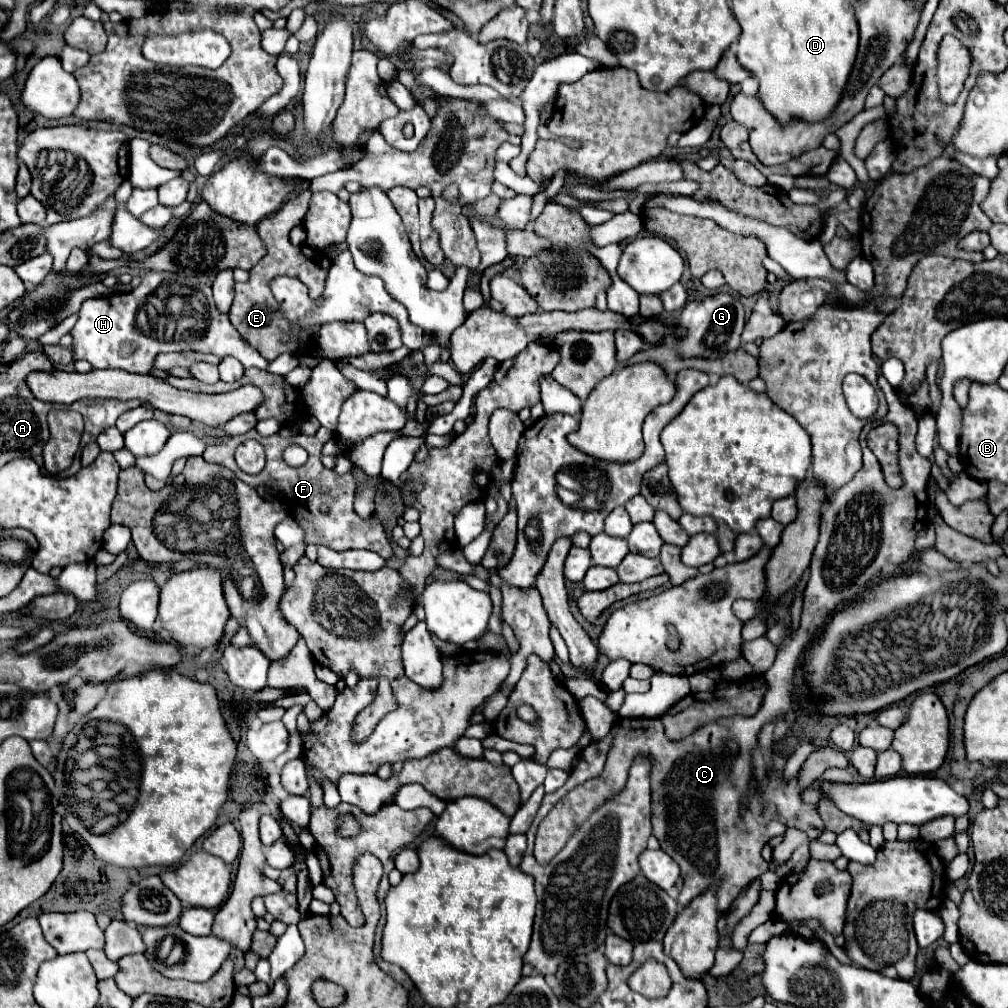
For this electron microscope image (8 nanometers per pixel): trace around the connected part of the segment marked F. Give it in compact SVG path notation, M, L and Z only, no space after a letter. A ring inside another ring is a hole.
M320 427L316 431L316 435L308 437L308 435L294 435L294 437L280 437L280 435L272 435L272 437L262 437L258 435L256 429L244 433L244 435L236 435L236 437L230 437L228 441L224 443L218 443L218 445L210 445L206 451L204 451L204 459L208 463L216 463L216 465L224 465L226 469L234 471L238 479L242 479L244 483L252 485L252 487L260 487L260 485L276 485L276 489L280 491L280 501L288 507L290 513L294 513L294 519L298 521L298 525L304 529L306 533L306 543L324 543L336 551L346 551L346 549L368 549L368 551L374 551L378 553L380 557L384 559L390 559L392 557L392 545L390 545L390 539L386 535L386 529L384 525L380 523L380 519L376 519L374 515L370 519L362 519L354 513L352 509L352 501L354 501L354 493L356 493L356 477L352 475L352 471L348 475L338 475L330 469L326 469L322 463L320 463L320 451L324 447L324 443L328 441L328 431L324 427ZM246 439L256 439L264 451L266 451L266 467L258 473L258 475L248 475L244 471L238 469L236 461L234 461L234 449L246 441ZM288 445L300 445L308 451L308 461L298 467L298 469L292 469L284 463L282 459L282 451L284 447ZM320 505L328 505L330 507L330 513L322 515L320 513Z

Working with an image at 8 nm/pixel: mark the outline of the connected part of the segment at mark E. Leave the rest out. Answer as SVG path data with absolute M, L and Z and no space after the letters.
M306 189L300 195L290 197L276 213L264 217L258 223L258 233L260 233L262 241L266 243L268 253L250 269L250 279L246 283L236 283L236 295L234 295L232 313L230 313L232 325L244 337L244 341L250 347L256 347L256 351L260 351L260 355L264 355L264 359L268 359L268 361L274 361L280 353L292 351L288 347L294 347L292 339L288 339L288 321L280 313L278 303L270 291L270 281L278 275L296 277L304 285L310 287L310 295L312 295L312 299L316 299L322 295L324 279L328 275L330 259L322 251L312 249L312 247L294 247L288 239L290 229L302 223L304 215L308 211L310 197L312 197L312 191Z

